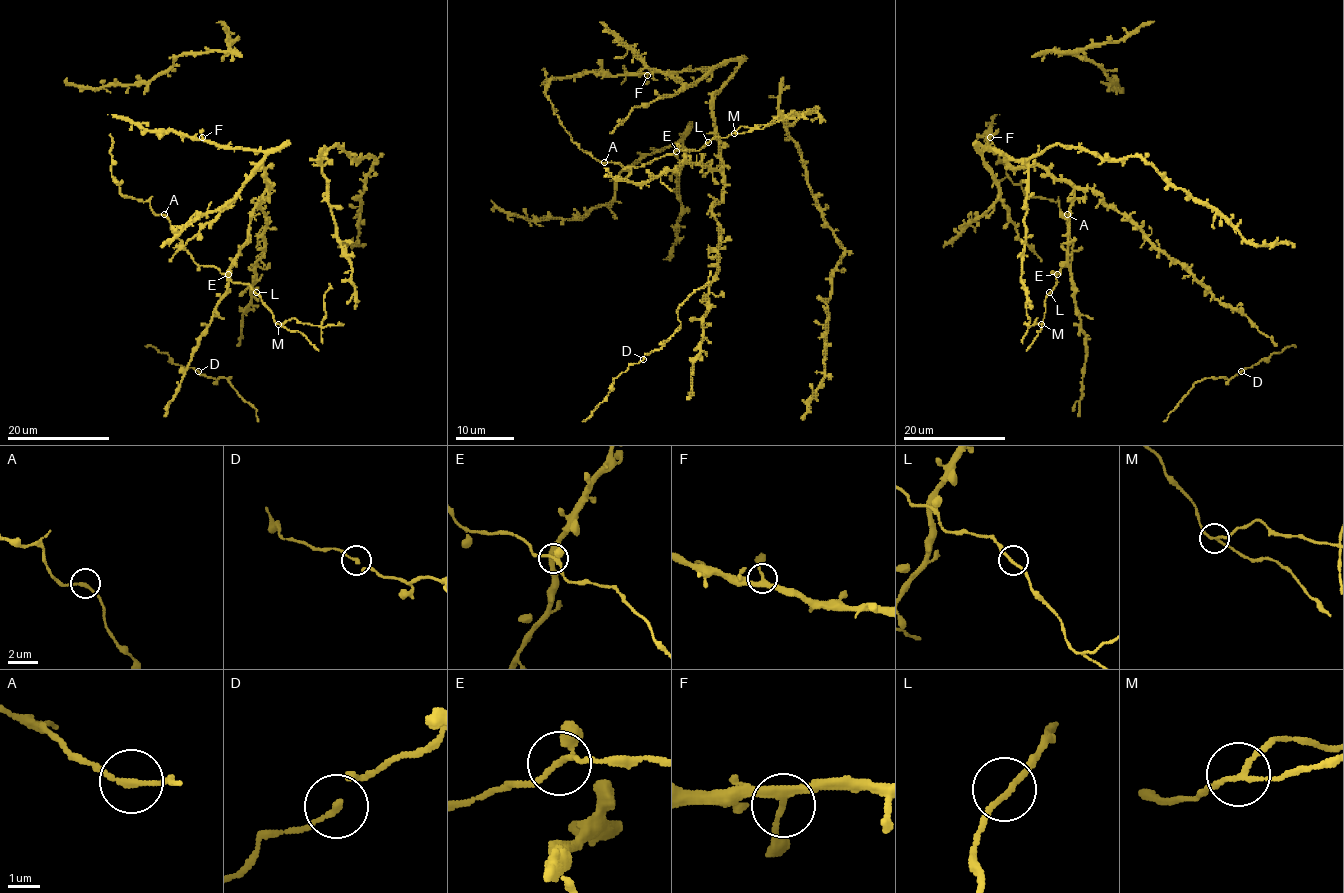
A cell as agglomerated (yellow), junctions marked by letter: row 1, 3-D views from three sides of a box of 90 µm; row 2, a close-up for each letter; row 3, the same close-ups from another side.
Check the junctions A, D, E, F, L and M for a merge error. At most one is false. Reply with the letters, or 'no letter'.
M

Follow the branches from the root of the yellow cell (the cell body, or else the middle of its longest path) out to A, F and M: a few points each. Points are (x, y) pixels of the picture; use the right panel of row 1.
A: (1057, 283), (1056, 277), (1059, 270), (1071, 263), (1072, 240), (1067, 229), (1067, 214)
F: (1057, 283), (1073, 189), (1038, 166), (1013, 167), (999, 152), (978, 148), (990, 137)
M: (1057, 283), (1045, 298), (1042, 324)

